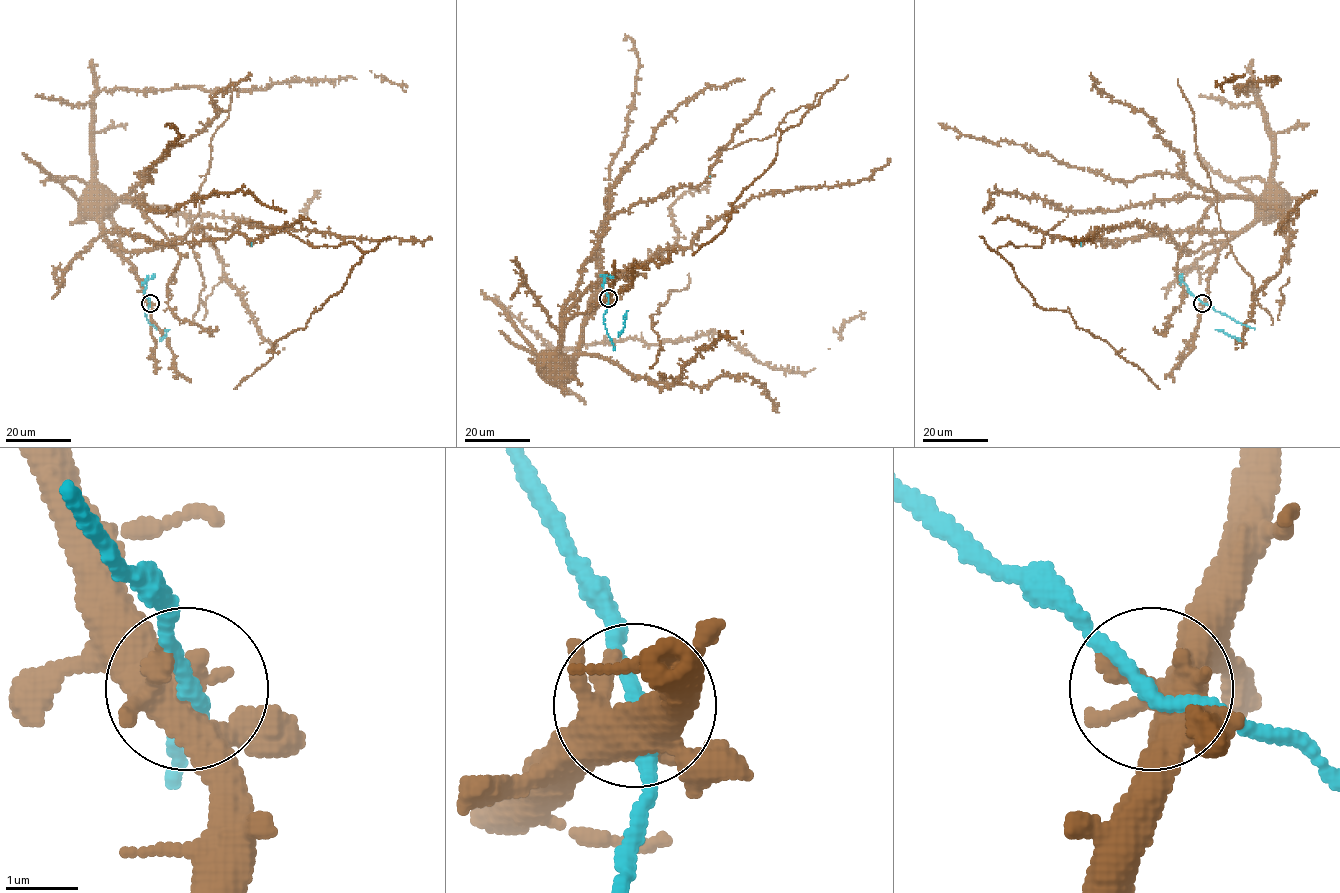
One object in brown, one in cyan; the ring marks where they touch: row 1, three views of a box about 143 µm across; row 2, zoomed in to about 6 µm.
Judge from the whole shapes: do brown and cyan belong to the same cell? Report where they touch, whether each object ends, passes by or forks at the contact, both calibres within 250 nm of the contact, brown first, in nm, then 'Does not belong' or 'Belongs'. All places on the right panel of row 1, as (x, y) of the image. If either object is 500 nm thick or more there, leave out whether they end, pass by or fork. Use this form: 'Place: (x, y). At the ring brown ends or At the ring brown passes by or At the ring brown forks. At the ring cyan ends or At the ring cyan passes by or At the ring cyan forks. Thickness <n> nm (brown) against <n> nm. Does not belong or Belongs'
Place: (1202, 303). At the ring brown forks. At the ring cyan passes by. Thickness 480 nm (brown) against 190 nm. Belongs

